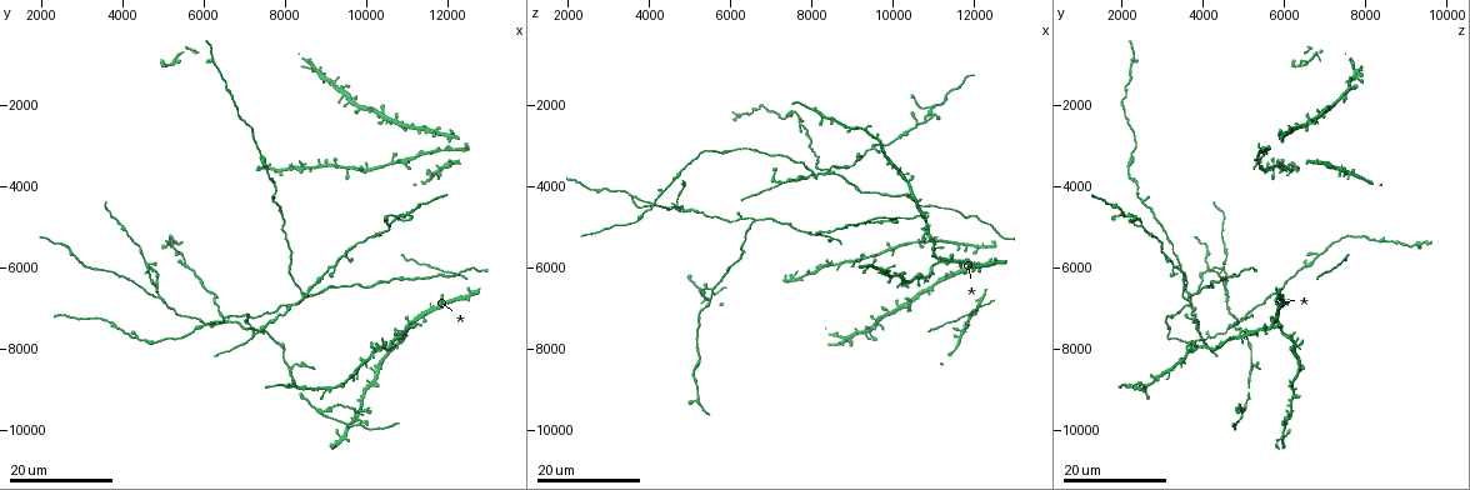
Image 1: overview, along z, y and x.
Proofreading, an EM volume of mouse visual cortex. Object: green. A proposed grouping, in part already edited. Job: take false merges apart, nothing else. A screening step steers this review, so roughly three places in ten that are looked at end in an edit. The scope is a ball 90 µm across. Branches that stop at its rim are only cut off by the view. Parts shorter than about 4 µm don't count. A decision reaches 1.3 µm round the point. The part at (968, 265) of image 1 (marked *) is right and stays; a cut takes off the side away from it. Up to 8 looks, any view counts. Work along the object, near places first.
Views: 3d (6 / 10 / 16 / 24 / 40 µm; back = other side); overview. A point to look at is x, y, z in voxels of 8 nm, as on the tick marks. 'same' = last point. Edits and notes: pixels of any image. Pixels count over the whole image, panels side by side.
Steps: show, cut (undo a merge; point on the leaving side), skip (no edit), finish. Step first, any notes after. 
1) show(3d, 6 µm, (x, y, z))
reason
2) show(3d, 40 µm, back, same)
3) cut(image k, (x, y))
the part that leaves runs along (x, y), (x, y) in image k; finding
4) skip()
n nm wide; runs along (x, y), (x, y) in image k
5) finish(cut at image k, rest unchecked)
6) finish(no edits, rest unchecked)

show(3d, 16 µm, (4900, 6650, 4600))
small branch off a trunk

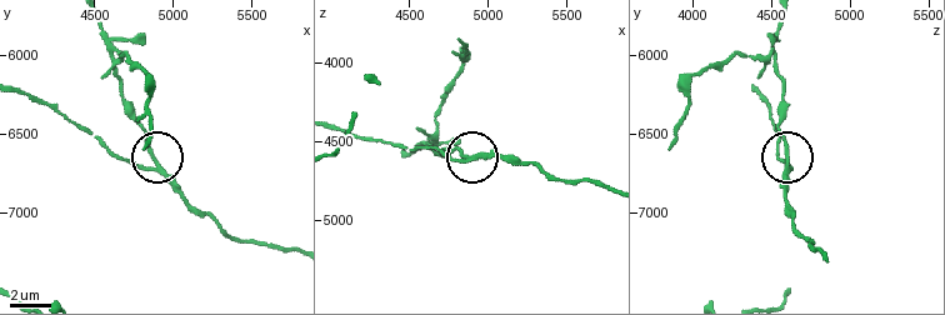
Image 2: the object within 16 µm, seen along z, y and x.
show(3d, 10 µm, (4880, 6680, 4580))

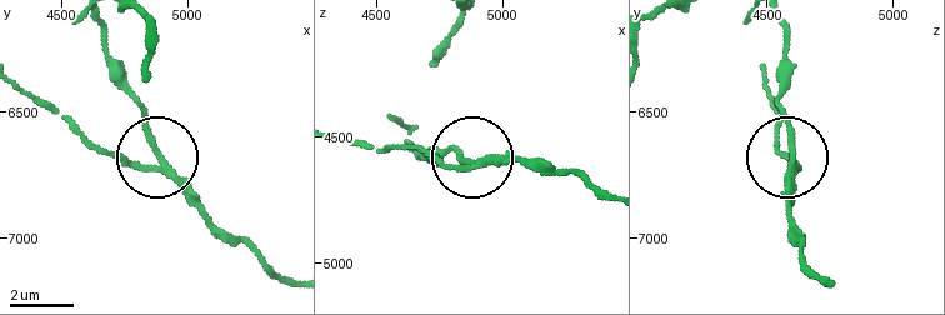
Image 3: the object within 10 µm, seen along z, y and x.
cut(image 3, (146, 136))
the part that leaves runs along (173, 176), (105, 26) in image 3; two neurons meet here

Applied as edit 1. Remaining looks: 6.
show(3d, 16 µm, (8200, 8850, 2150))

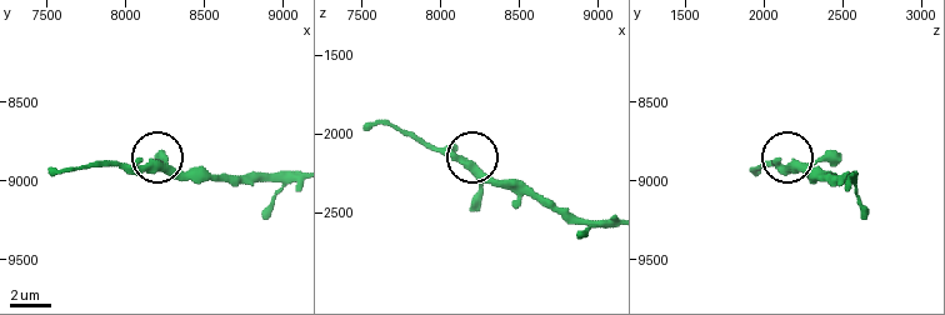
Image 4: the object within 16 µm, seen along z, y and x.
show(3d, 10 µm, (8100, 8920, 2180))

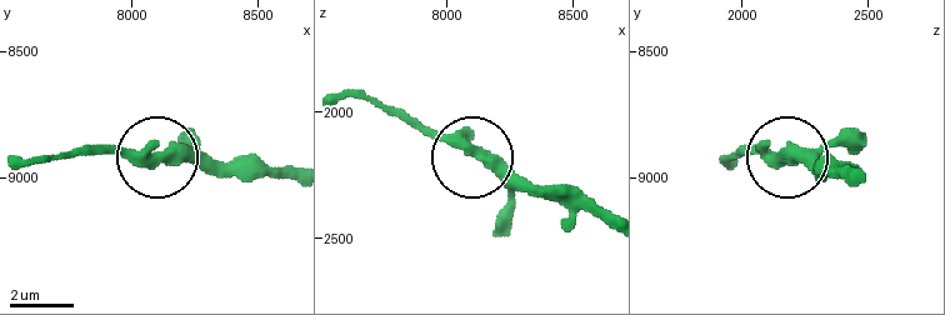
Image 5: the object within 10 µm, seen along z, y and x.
skip()
runs along (289, 171), (240, 171), (168, 155), (81, 155) in image 5; one neuron here

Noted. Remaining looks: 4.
show(3d, 16 µm, (8150, 8500, 5200))
three arms meet

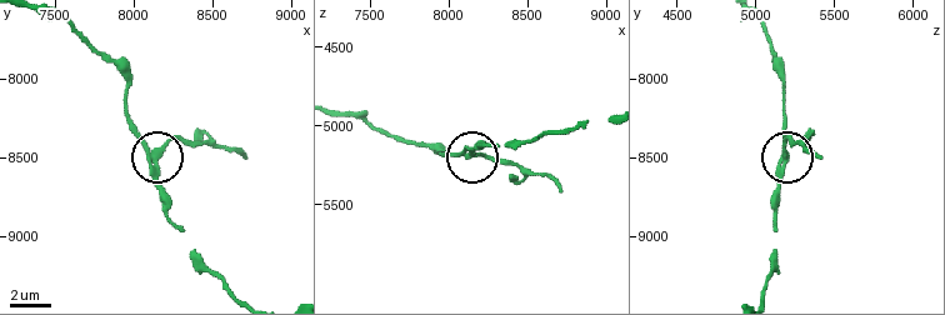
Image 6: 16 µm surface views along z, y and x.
show(3d, 6 µm, (8140, 8500, 5180))
zoom in

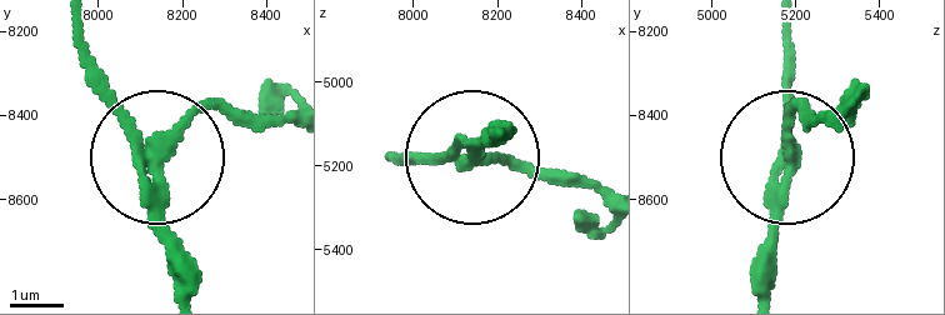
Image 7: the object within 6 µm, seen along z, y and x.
cut(image 7, (188, 111))
200 nm wide; a second neuron is stuck on

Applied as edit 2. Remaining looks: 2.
finish(cut at image 3, cut at image 7, rest unchecked)

